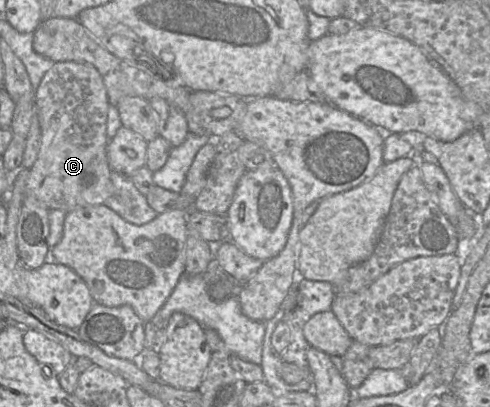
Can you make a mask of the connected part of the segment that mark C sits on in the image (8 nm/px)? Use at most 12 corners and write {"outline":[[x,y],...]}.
{"outline":[[55,62],[26,196],[69,212],[114,194],[108,94],[91,64]]}

